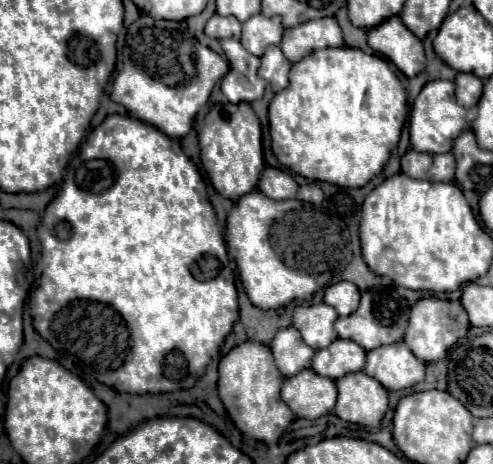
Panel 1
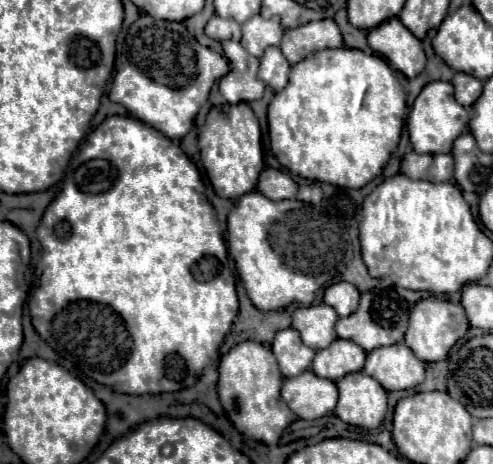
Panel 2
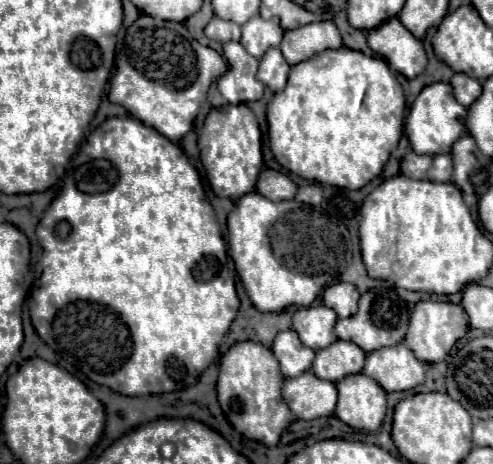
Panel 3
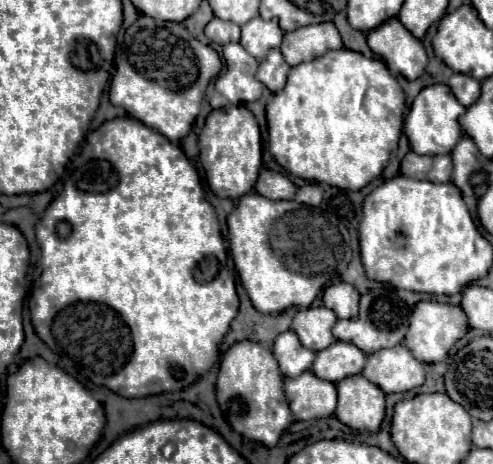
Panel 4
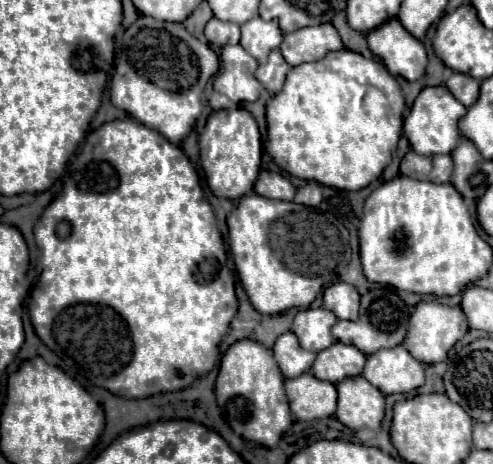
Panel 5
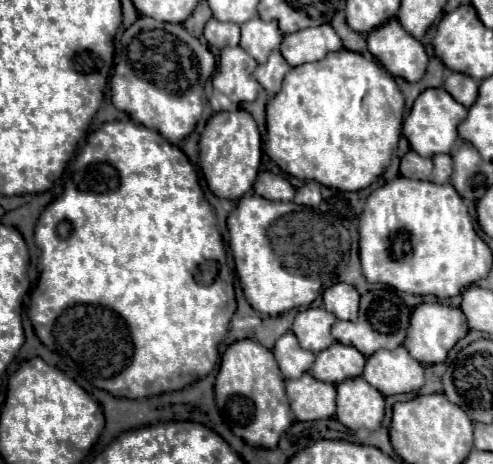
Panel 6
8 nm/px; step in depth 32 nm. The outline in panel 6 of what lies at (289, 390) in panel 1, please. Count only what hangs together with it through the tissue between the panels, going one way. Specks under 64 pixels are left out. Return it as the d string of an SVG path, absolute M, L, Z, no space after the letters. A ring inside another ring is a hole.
M304 374L298 380L286 380L286 396L296 420L310 422L320 418L332 418L336 412L336 386L316 380L312 374Z

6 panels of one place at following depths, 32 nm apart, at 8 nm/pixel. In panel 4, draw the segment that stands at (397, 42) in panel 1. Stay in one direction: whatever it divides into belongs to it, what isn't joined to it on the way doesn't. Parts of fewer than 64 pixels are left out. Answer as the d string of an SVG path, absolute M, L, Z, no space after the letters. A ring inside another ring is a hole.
M398 18L368 32L368 46L374 54L384 58L392 74L402 74L408 80L416 80L428 64L422 42L414 38Z

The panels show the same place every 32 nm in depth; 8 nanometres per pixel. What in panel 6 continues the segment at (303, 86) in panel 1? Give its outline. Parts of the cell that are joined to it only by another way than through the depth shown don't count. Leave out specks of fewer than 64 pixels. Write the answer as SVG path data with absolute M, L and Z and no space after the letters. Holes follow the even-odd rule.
M350 50L330 52L318 62L292 68L284 78L282 90L268 102L266 154L290 176L356 192L368 188L388 168L392 152L398 146L404 112L404 96L382 64L366 60L362 54Z

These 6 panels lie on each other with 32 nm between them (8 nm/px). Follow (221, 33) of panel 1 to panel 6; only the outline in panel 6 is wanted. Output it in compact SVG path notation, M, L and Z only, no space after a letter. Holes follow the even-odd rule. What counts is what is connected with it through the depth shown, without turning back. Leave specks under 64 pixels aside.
M212 18L212 20L208 20L208 24L204 28L204 38L214 48L226 48L232 44L238 44L240 28L238 28L238 24L220 22L220 20Z

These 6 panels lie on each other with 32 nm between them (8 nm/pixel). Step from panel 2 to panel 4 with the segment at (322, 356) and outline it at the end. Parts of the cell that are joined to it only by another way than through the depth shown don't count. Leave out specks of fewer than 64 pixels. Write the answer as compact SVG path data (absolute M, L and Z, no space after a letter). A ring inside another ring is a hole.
M336 340L328 348L316 352L312 372L328 382L340 382L344 376L360 374L366 362L366 354L352 342Z

